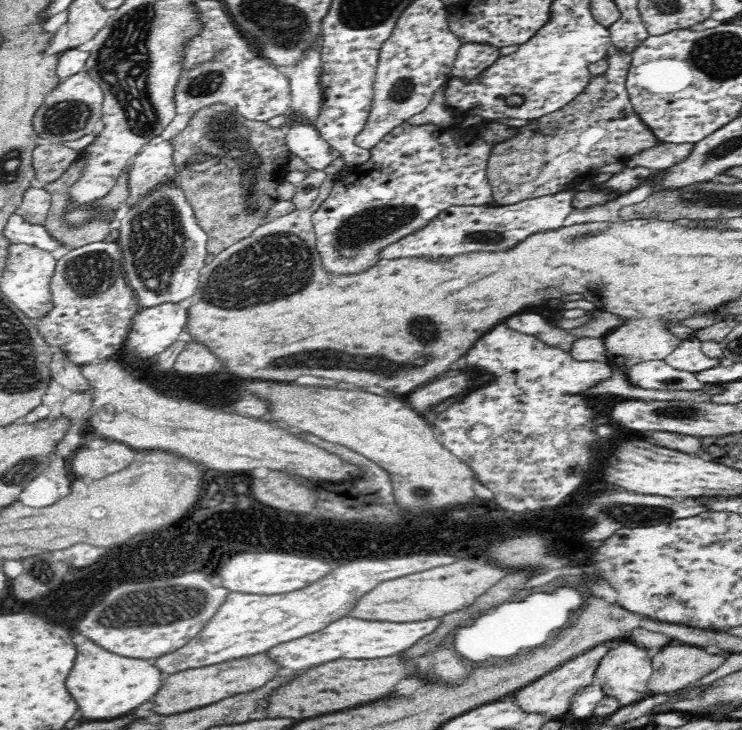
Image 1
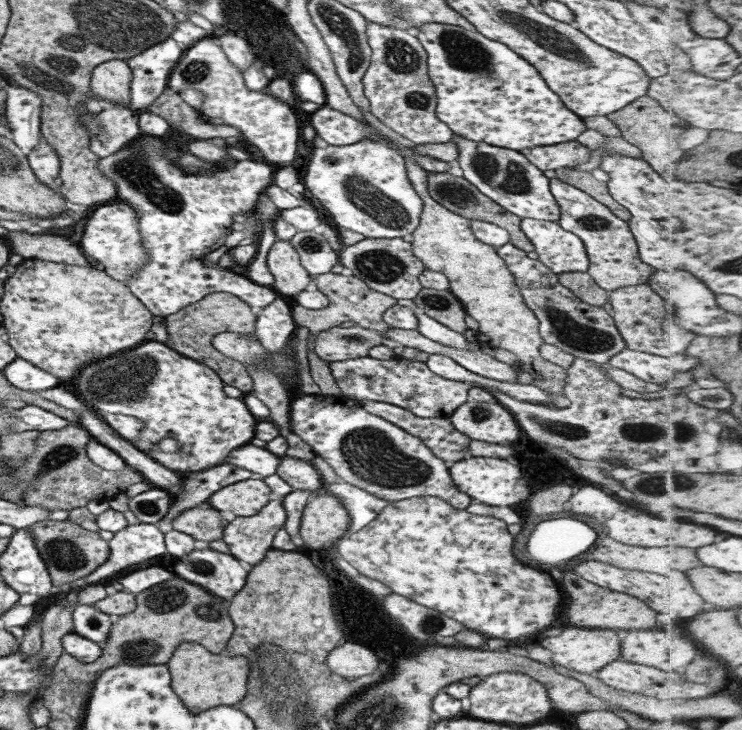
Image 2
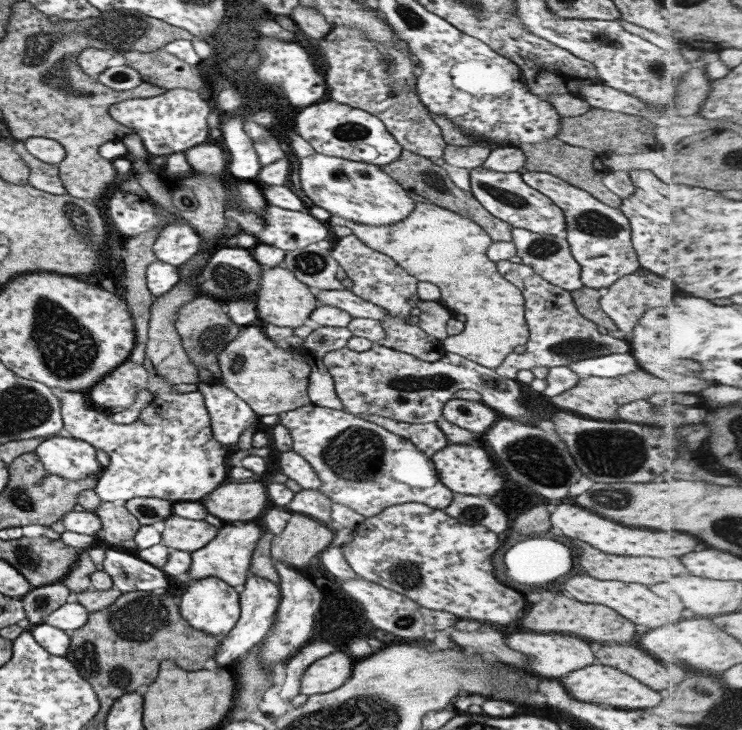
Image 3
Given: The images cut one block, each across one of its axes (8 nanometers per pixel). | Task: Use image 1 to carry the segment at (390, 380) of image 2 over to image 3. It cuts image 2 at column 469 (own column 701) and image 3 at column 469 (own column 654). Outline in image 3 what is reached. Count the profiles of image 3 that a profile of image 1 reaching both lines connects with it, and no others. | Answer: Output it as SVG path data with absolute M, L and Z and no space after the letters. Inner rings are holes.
M373 344L365 352L353 352L353 349L343 347L322 356L322 364L331 375L334 385L334 392L341 401L342 410L350 415L360 418L361 415L382 416L399 422L409 424L425 424L436 422L442 416L443 405L454 398L457 390L473 390L480 394L480 402L485 406L505 414L504 417L517 420L518 422L529 423L531 412L521 402L521 392L515 380L505 379L493 371L485 368L476 362L467 360L462 356L453 353L444 355L435 362L419 360L414 356L402 353L379 344Z

